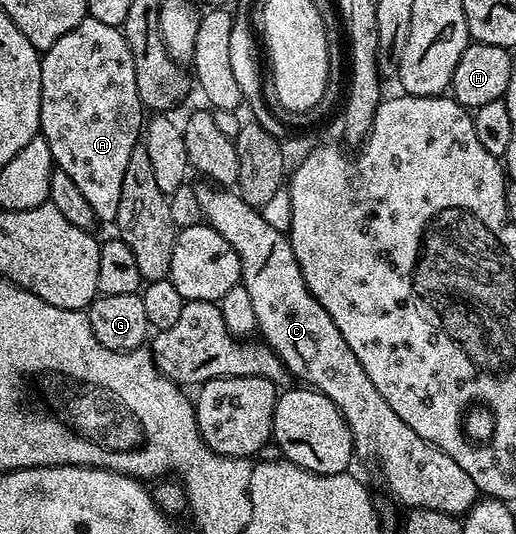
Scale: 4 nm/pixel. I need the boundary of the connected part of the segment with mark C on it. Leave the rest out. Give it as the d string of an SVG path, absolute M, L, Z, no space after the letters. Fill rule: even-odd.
M206 181L199 184L194 191L194 199L202 210L201 218L209 227L216 229L216 233L220 233L220 237L224 237L224 241L228 241L228 245L232 245L232 249L238 254L242 270L240 283L248 289L248 297L252 301L252 310L256 312L258 322L256 331L266 346L278 354L293 378L295 375L307 388L319 391L321 395L328 397L328 401L337 405L338 412L343 415L350 427L355 456L359 460L375 459L378 462L378 471L382 474L387 489L406 506L406 509L436 509L440 513L448 513L455 517L465 516L480 498L476 481L472 481L472 477L464 473L464 469L460 469L460 465L456 465L456 461L452 461L448 453L436 449L436 445L424 441L420 433L408 429L408 425L404 425L404 421L396 417L392 405L388 405L388 401L380 397L376 385L372 385L368 373L364 373L356 353L352 353L348 341L344 341L340 329L336 329L336 321L332 321L324 305L320 305L320 301L312 297L300 273L296 255L292 253L289 238L283 232L272 229L272 225L264 221L261 210L245 203L237 190L215 189Z

